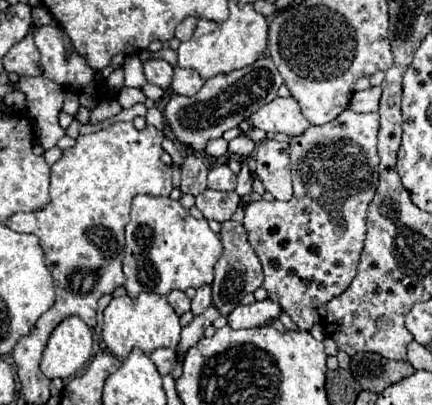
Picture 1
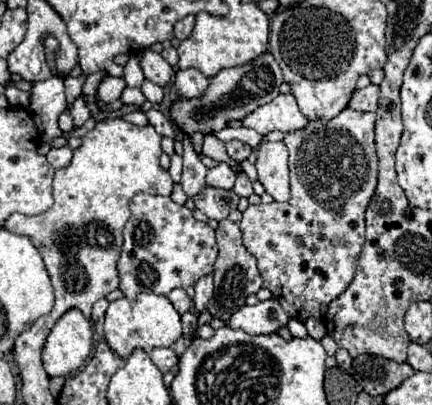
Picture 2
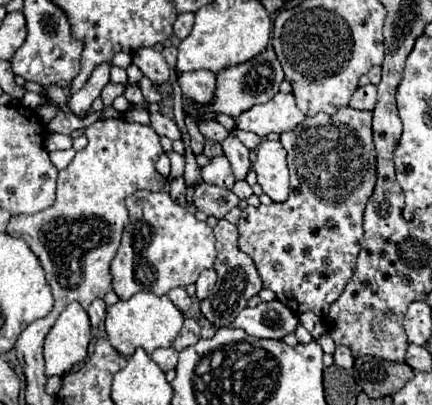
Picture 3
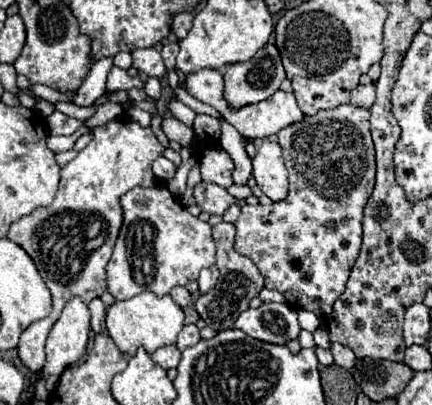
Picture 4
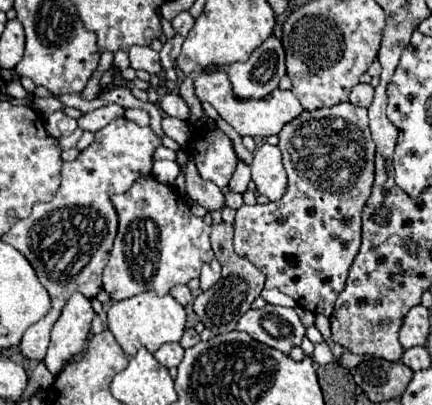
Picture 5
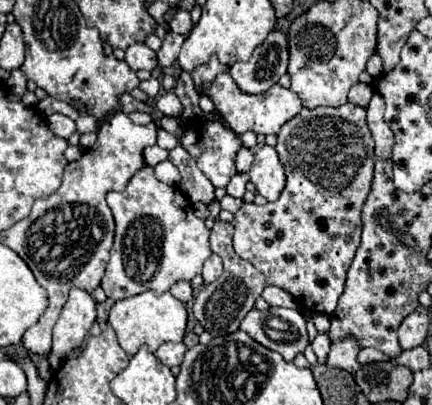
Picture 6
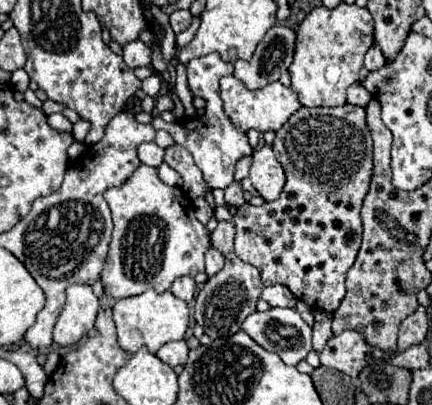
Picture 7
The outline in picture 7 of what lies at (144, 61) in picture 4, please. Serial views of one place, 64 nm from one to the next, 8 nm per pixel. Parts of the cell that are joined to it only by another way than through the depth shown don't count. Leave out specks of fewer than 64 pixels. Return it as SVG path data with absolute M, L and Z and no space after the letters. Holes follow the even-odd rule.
M134 40L134 42L124 46L122 58L132 68L138 68L138 66L146 66L148 68L150 62L152 62L152 50L142 40Z

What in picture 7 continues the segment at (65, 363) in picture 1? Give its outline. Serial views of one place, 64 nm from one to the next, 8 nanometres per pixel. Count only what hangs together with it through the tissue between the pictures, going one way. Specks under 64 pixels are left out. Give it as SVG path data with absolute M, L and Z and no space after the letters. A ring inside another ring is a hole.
M72 284L66 290L66 304L54 326L54 342L58 346L74 346L80 338L94 328L98 314L98 298L90 286Z

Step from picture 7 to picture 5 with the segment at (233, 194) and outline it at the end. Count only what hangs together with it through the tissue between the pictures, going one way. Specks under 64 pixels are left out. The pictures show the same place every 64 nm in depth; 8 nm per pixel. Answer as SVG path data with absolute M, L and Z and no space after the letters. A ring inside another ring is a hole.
M238 160L238 166L236 166L236 172L232 174L232 180L230 180L230 190L232 192L246 192L246 186L250 182L250 166L242 160Z

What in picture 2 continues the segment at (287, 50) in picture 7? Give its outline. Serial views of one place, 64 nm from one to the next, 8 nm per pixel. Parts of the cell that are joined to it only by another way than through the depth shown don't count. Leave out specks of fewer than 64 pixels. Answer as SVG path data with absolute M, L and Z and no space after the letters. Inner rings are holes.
M270 52L258 56L256 60L236 66L236 68L226 68L218 72L214 78L210 78L210 84L206 92L200 98L180 98L170 106L170 118L176 122L182 134L192 136L194 132L200 134L212 134L228 126L232 120L244 120L250 112L256 108L268 104L278 96L278 88L282 84L282 72L280 66L276 64L274 56Z

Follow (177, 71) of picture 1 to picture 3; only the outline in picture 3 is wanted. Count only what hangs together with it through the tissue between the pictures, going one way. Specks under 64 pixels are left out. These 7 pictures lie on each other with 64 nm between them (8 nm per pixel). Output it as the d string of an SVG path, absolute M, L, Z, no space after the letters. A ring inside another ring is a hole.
M194 70L194 72L182 72L178 74L178 84L182 88L182 94L192 98L194 102L208 102L212 100L212 92L216 88L216 74Z

